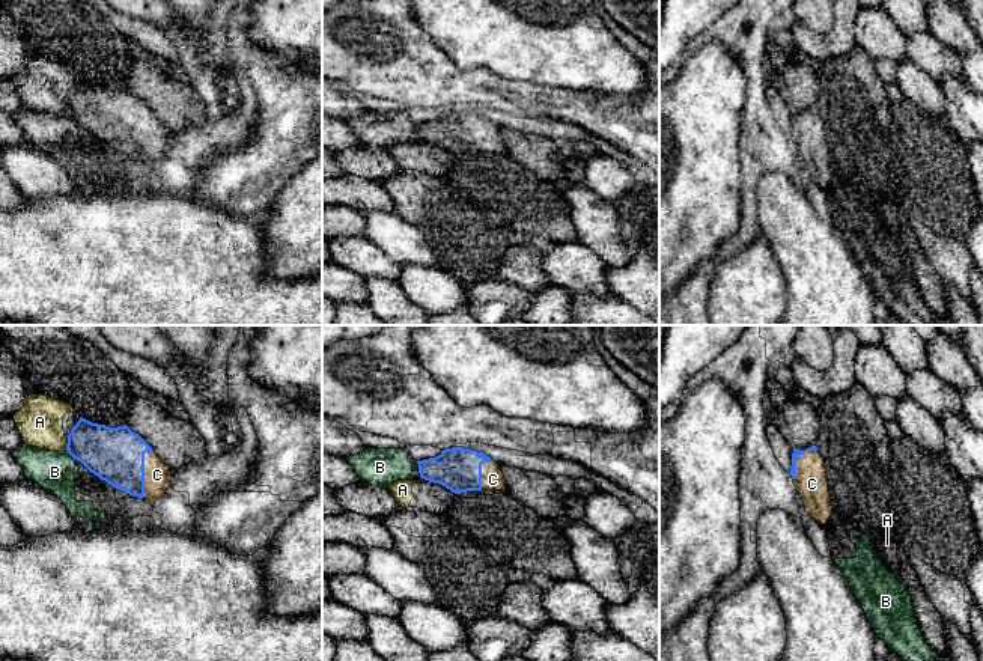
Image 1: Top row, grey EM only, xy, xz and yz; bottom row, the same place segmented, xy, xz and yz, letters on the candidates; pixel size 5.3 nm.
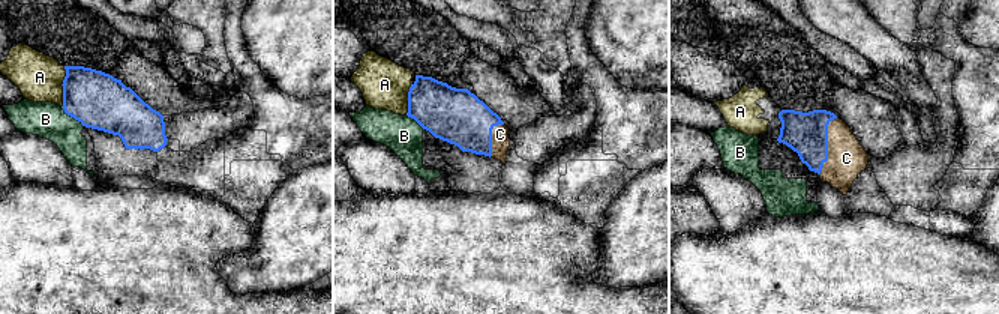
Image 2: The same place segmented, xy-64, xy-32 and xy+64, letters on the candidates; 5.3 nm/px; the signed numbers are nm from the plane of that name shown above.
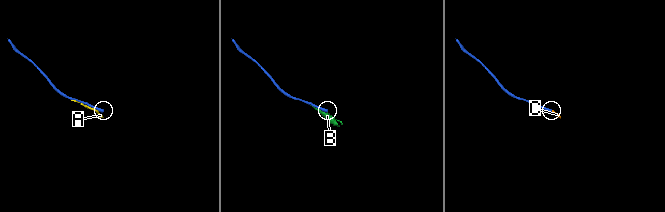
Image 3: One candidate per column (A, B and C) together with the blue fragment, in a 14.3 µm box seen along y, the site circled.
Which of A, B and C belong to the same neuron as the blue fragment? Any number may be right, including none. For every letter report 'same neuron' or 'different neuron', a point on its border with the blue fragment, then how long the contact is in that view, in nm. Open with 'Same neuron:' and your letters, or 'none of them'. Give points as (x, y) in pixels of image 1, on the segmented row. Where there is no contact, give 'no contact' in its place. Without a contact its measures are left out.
Same neuron: C
A: different neuron | xy (66, 444) | 80 nm
B: different neuron | xy (71, 455) | 60 nm
C: same neuron | xy (143, 473) | 240 nm

